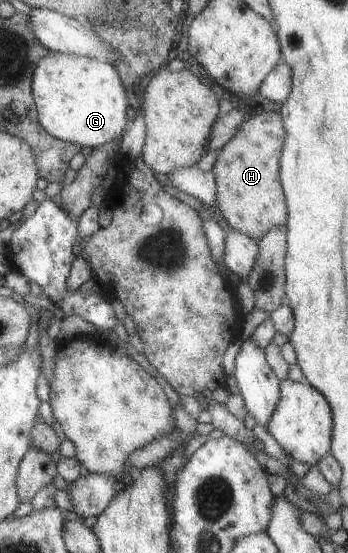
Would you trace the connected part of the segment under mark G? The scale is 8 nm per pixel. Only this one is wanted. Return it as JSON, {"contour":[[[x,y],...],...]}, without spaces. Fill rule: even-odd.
{"contour":[[[58,51],[40,59],[32,76],[32,98],[42,128],[54,138],[91,150],[124,136],[133,114],[126,89],[110,63]]]}

